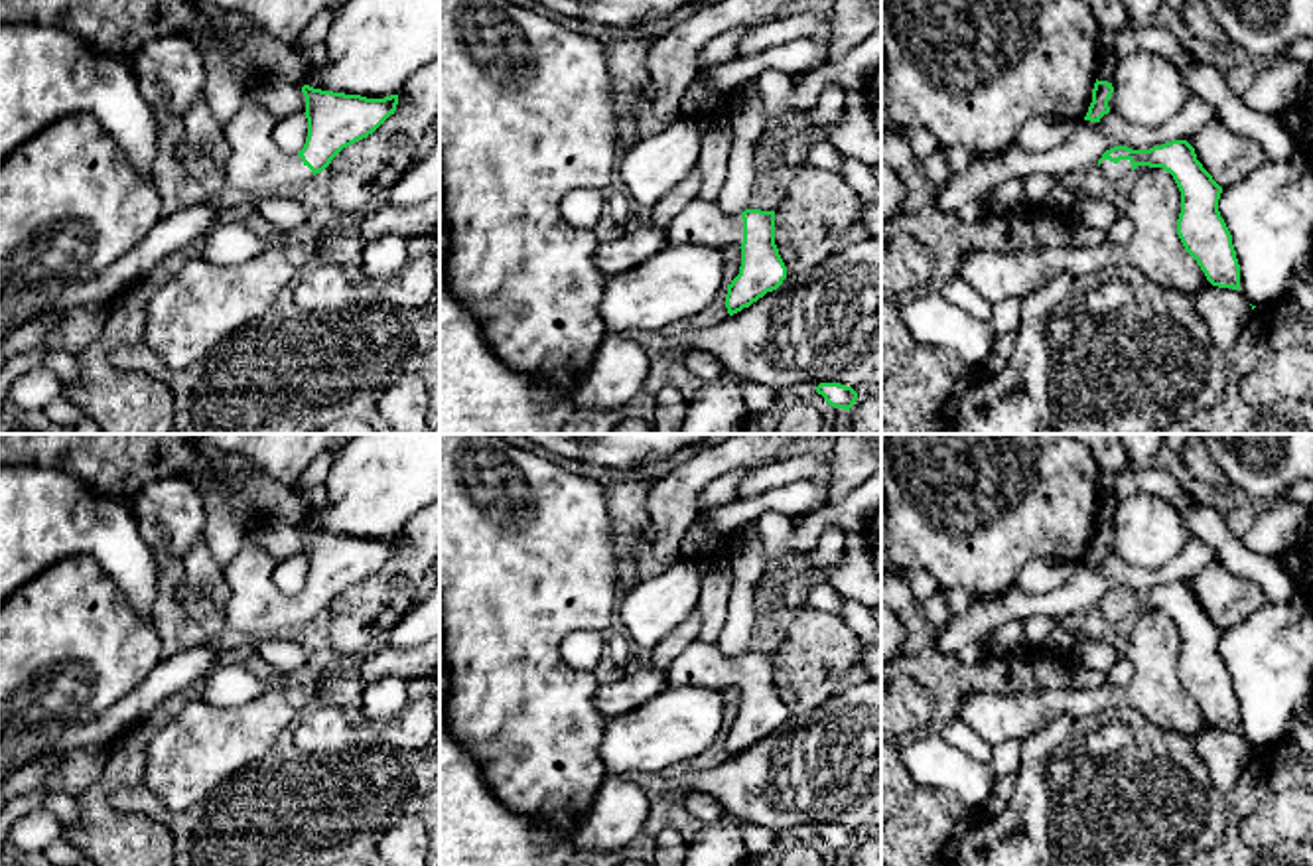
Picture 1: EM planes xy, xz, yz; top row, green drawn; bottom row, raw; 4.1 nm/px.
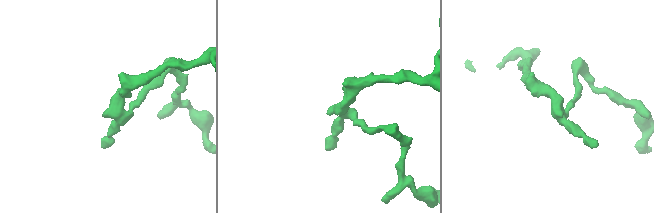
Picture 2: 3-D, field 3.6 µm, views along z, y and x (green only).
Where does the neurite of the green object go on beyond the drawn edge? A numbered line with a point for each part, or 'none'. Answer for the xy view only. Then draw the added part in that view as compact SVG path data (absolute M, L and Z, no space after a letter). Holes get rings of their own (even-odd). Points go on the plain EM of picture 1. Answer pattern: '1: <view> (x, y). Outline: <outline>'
1: xy (257, 608). Outline: M252 541L225 566L231 598L225 627L250 639L278 637L282 629L310 621L313 615L298 596L282 594L272 582L274 562Z

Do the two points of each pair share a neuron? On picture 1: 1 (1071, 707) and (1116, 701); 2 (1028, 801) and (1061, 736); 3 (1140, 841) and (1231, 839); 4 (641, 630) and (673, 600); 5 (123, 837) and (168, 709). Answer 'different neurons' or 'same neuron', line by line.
1: same neuron
2: same neuron
3: different neurons
4: same neuron
5: same neuron

